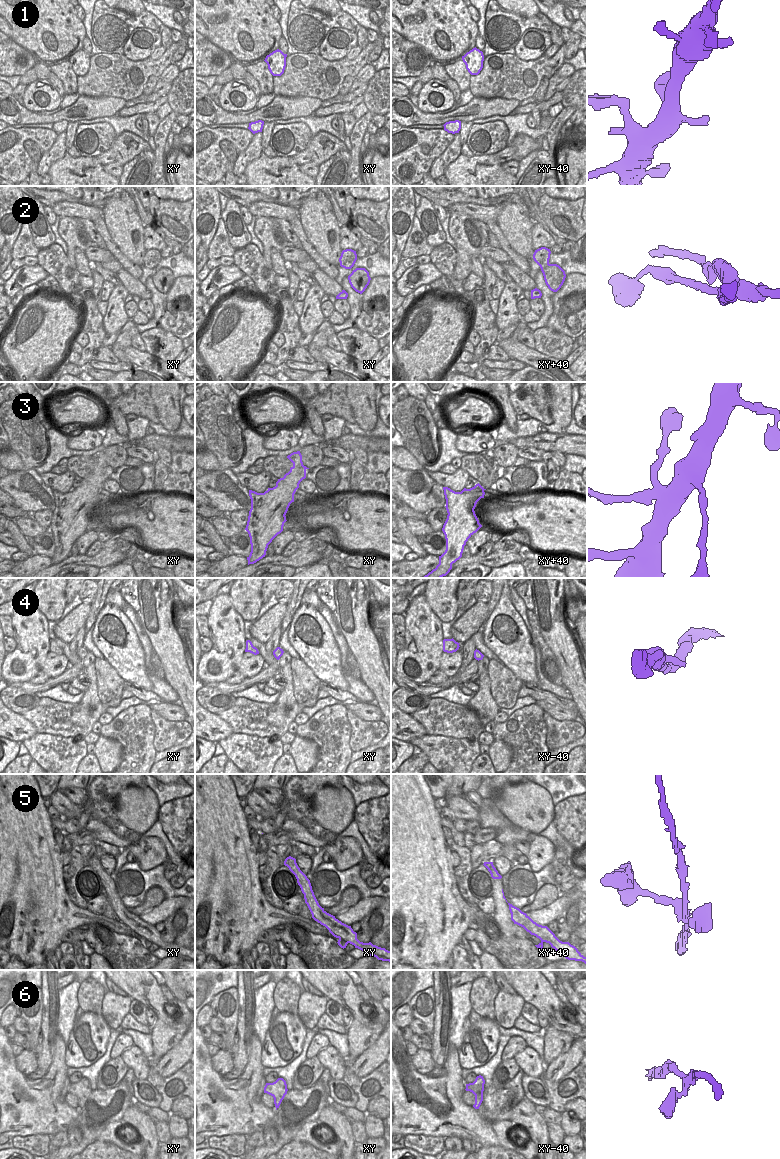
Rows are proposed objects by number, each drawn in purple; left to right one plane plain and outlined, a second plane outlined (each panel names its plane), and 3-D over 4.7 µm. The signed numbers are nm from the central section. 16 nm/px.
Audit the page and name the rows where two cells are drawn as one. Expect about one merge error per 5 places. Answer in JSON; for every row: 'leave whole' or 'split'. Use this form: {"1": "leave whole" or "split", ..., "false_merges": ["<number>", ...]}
{"1": "leave whole", "2": "split", "3": "leave whole", "4": "leave whole", "5": "split", "6": "leave whole", "false_merges": ["2", "5"]}

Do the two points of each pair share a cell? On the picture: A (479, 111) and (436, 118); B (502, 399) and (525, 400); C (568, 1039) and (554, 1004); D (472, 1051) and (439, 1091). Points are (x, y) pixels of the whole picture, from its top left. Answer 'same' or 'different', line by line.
A: same
B: different
C: different
D: different

